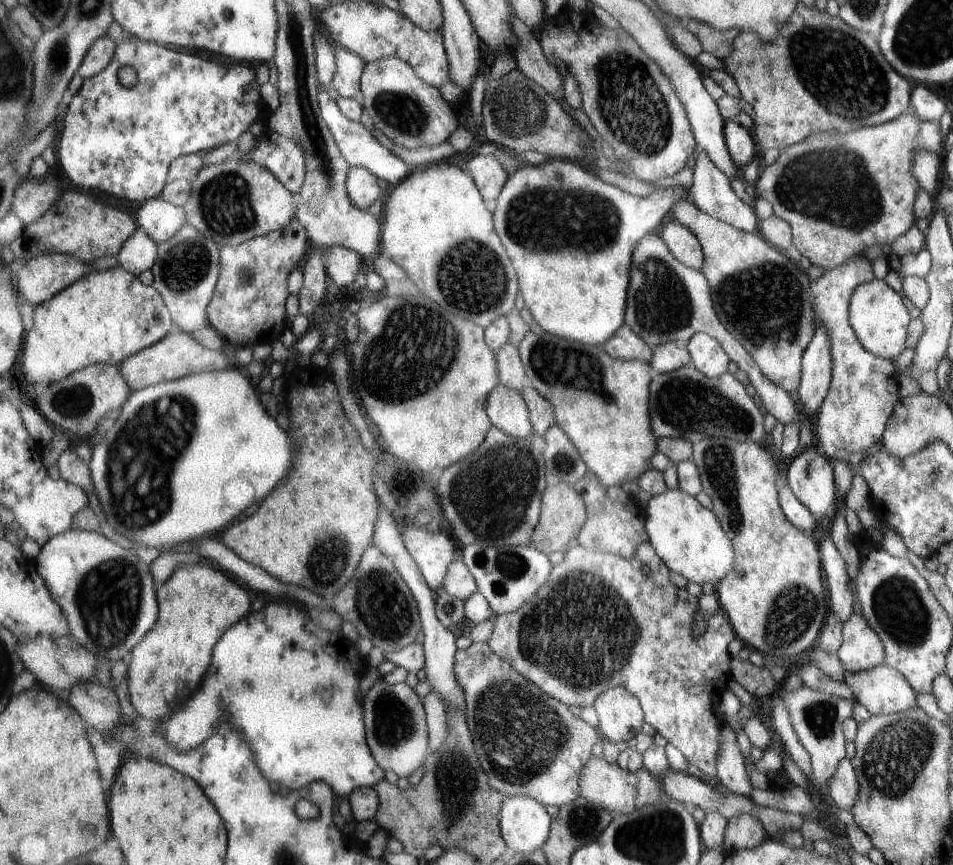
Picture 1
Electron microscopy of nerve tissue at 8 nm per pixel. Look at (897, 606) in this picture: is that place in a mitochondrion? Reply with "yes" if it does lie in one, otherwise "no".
yes

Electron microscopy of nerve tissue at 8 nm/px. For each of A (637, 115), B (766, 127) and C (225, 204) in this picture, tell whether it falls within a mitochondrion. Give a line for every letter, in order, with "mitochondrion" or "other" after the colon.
A: mitochondrion
B: other
C: mitochondrion

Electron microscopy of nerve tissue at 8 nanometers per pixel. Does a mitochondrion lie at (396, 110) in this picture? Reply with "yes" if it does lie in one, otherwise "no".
yes

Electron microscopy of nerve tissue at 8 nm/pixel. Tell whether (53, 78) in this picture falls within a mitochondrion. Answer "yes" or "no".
yes

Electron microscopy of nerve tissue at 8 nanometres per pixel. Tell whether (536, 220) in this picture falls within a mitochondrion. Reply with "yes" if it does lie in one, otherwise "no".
yes

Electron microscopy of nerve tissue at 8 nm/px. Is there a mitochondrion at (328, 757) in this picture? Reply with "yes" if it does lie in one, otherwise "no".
no

